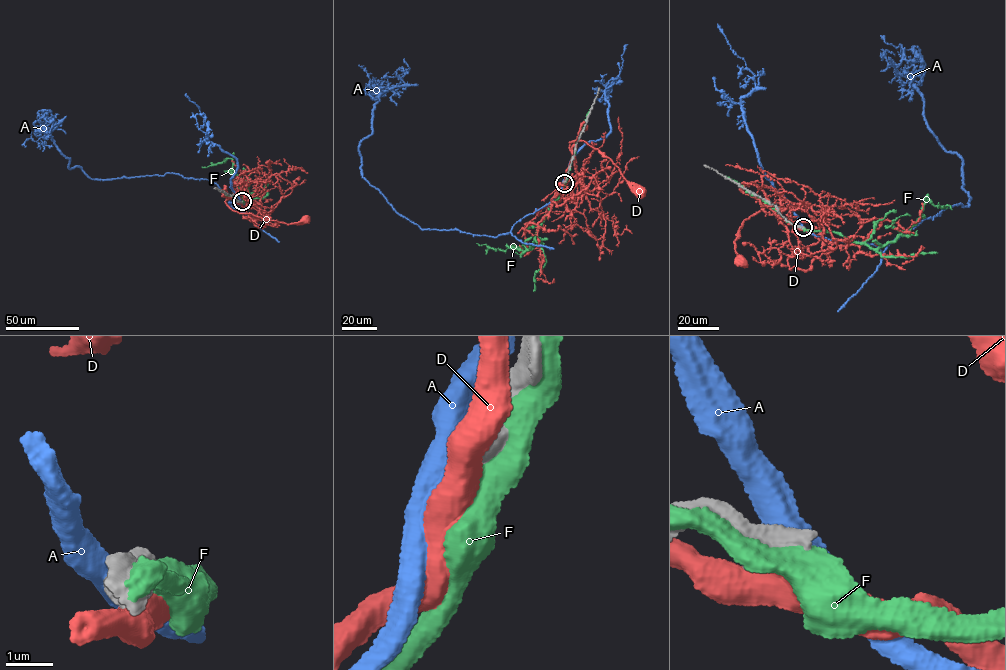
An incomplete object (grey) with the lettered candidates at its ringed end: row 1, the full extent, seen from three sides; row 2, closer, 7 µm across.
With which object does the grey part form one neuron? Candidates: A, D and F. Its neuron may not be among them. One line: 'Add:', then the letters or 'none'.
Add: none

